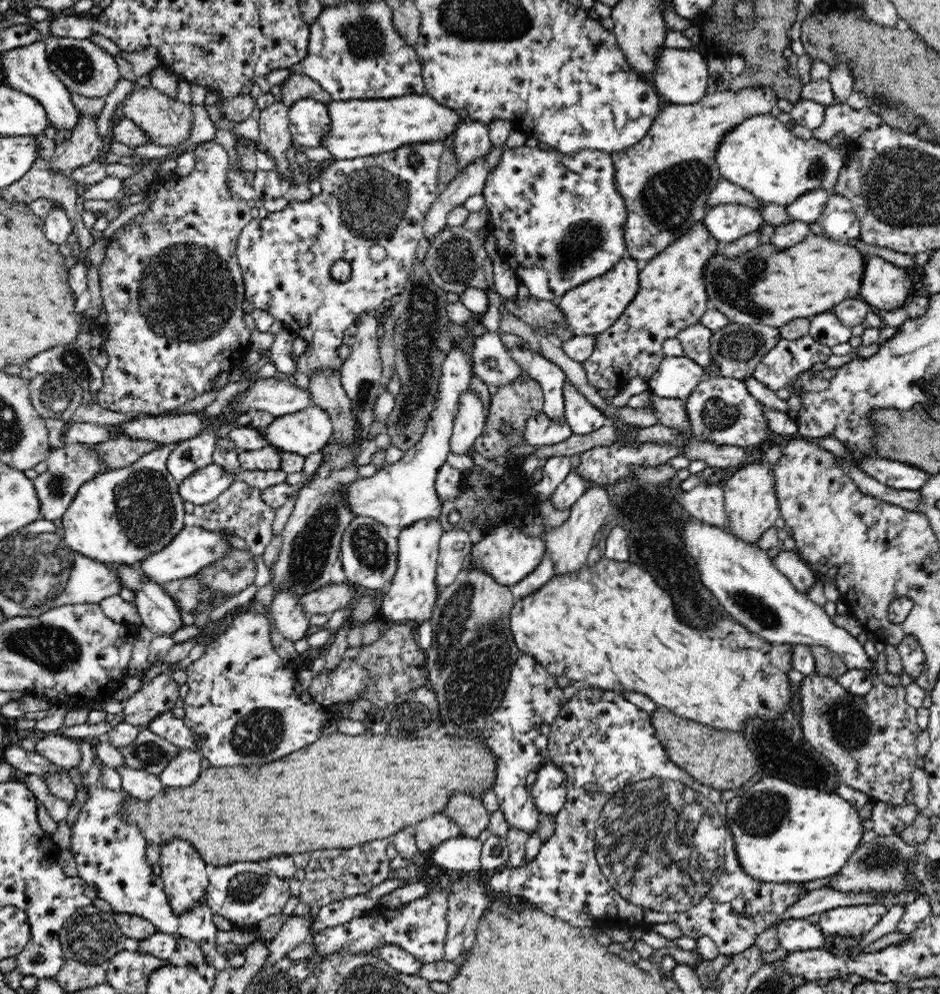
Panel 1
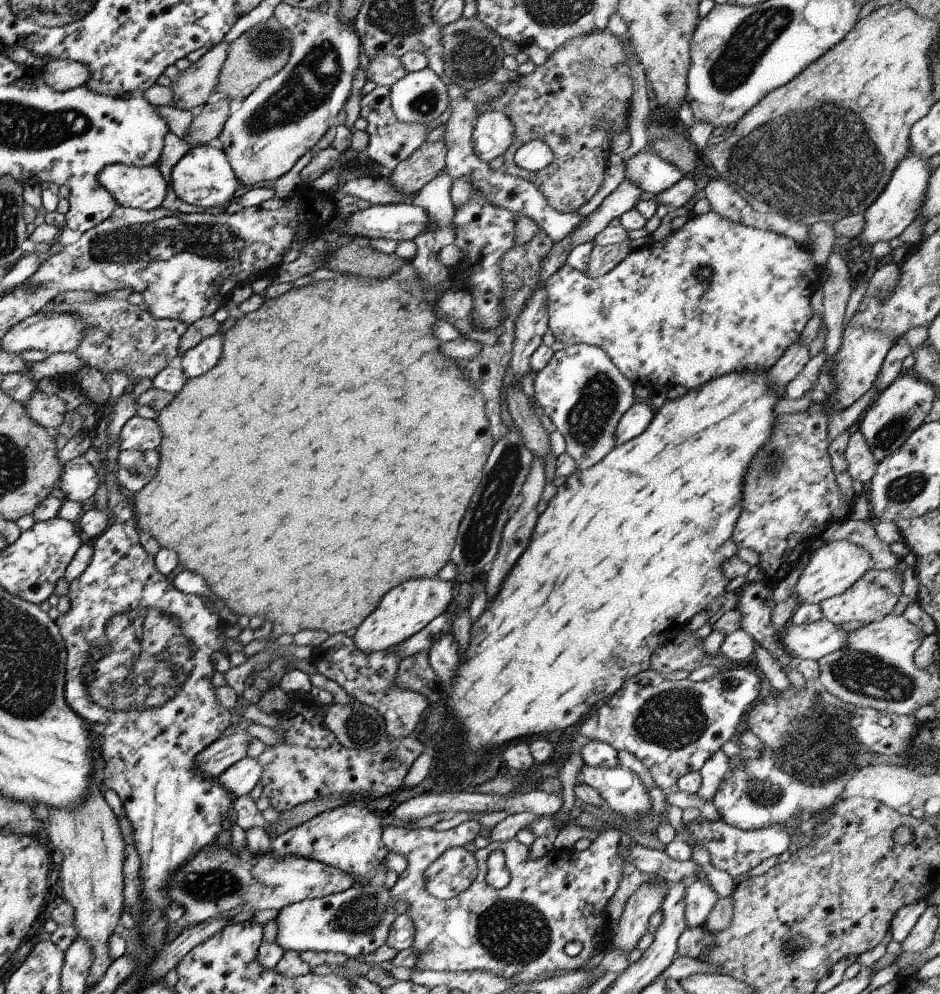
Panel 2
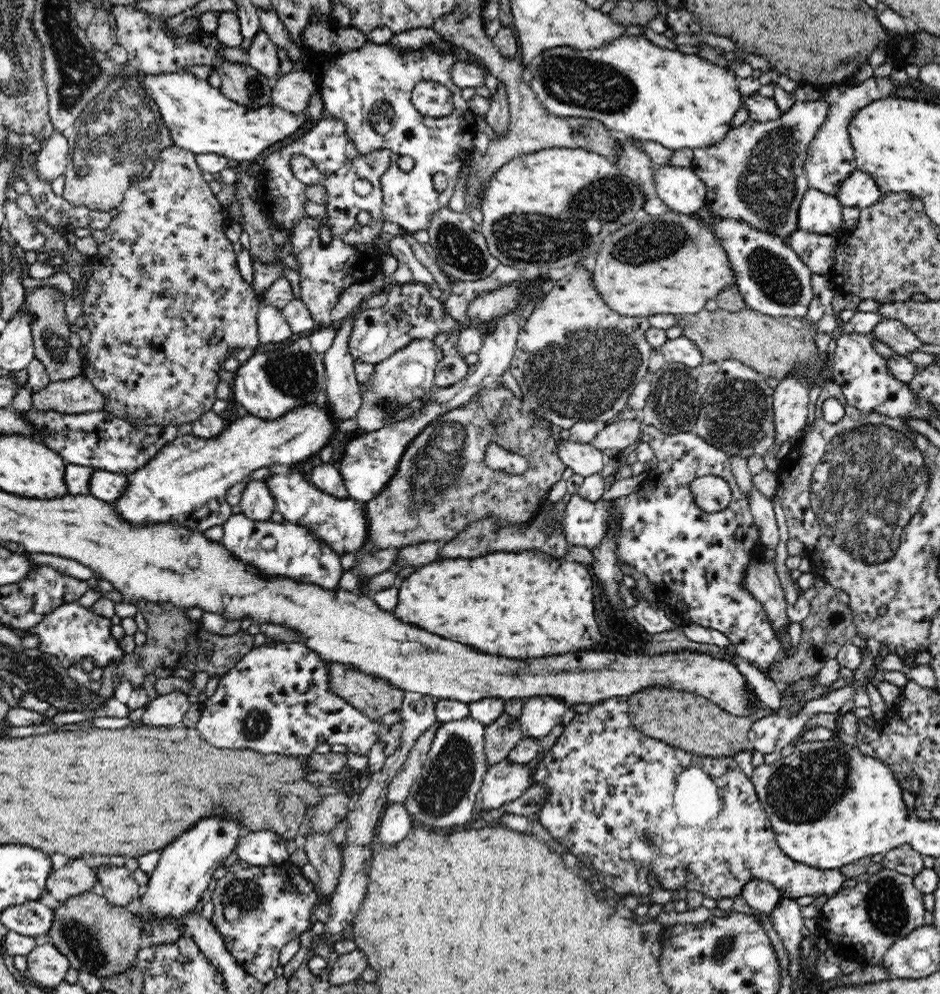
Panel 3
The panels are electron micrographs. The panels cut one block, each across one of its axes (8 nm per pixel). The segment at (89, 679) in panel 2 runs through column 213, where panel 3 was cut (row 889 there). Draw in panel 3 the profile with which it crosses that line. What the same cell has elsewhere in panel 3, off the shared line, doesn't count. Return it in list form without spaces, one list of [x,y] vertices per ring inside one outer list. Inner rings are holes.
[[[615,696],[606,700],[598,701],[592,705],[592,708],[586,713],[576,713],[572,720],[564,726],[561,735],[557,738],[554,745],[544,752],[542,760],[536,766],[534,772],[534,780],[546,783],[548,786],[548,800],[542,806],[542,810],[538,815],[539,823],[548,829],[552,837],[557,838],[562,844],[568,847],[568,850],[578,858],[578,866],[593,867],[599,873],[599,879],[603,880],[609,888],[615,891],[622,898],[628,895],[650,895],[652,894],[652,886],[648,884],[646,874],[653,872],[660,882],[662,889],[676,890],[676,887],[684,887],[686,890],[697,890],[706,898],[718,901],[725,897],[736,898],[738,894],[742,894],[742,887],[753,878],[770,881],[784,896],[792,899],[798,899],[808,895],[829,895],[832,897],[842,889],[842,882],[846,879],[838,869],[826,870],[825,868],[816,868],[806,863],[798,863],[787,857],[782,849],[778,846],[775,839],[775,832],[771,827],[770,817],[763,809],[762,801],[758,796],[758,791],[742,768],[736,763],[733,756],[725,757],[706,757],[692,754],[650,737],[640,732],[628,714],[628,697]],[[620,862],[632,862],[630,864],[630,876],[624,876],[622,870],[616,866]]]

